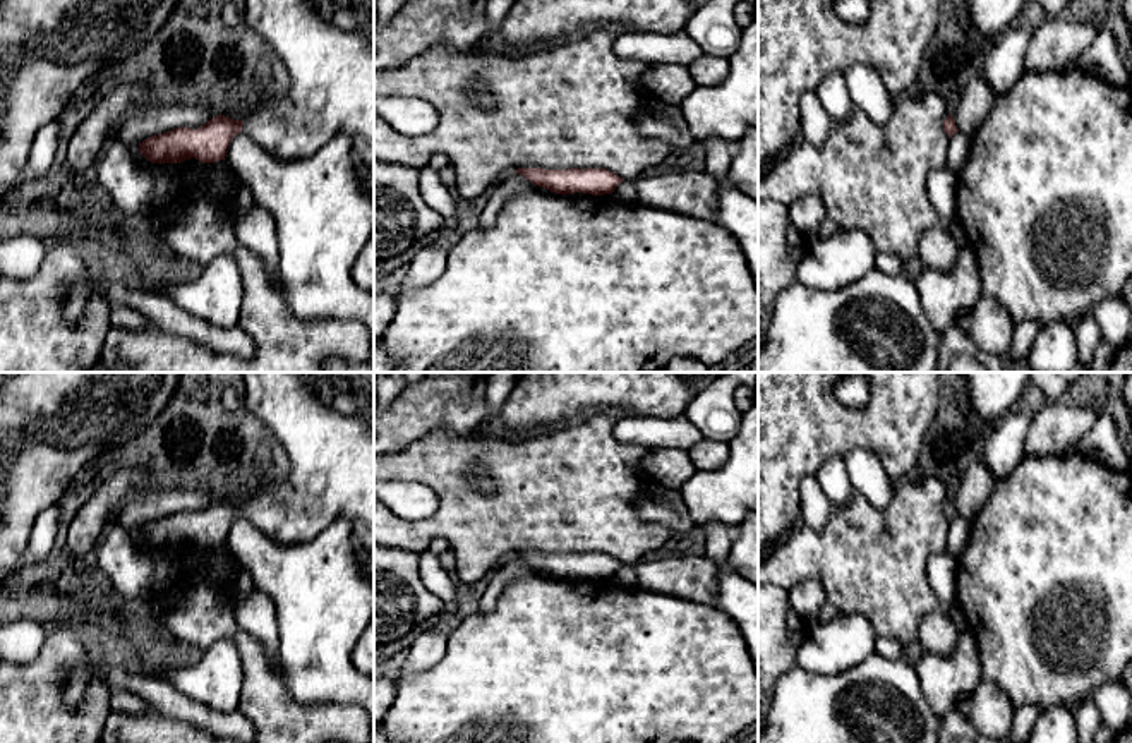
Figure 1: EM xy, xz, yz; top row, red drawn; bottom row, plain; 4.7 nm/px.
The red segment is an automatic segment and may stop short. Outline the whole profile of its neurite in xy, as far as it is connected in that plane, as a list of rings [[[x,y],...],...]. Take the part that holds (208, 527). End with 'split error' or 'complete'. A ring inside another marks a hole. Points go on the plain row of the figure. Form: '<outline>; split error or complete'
[[[244,372],[245,381],[245,405],[249,412],[264,424],[273,436],[283,444],[292,468],[290,475],[280,486],[266,491],[262,496],[242,504],[233,504],[225,499],[213,501],[208,508],[192,515],[189,511],[178,511],[158,520],[151,520],[139,527],[141,539],[151,547],[182,547],[185,544],[196,542],[202,547],[214,547],[225,544],[226,534],[232,523],[245,516],[249,518],[262,534],[283,546],[293,546],[297,542],[312,541],[321,530],[324,530],[334,518],[343,518],[350,523],[353,530],[355,542],[374,559],[374,372]]]; split error

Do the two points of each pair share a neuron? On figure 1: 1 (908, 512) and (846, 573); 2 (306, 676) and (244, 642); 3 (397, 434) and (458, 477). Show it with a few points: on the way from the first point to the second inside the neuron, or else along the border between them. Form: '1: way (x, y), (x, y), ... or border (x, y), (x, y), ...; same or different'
1: way (901, 531), (872, 560), (865, 560); same
2: border (270, 671), (295, 702); different
3: border (450, 429), (433, 429), (391, 453); different

